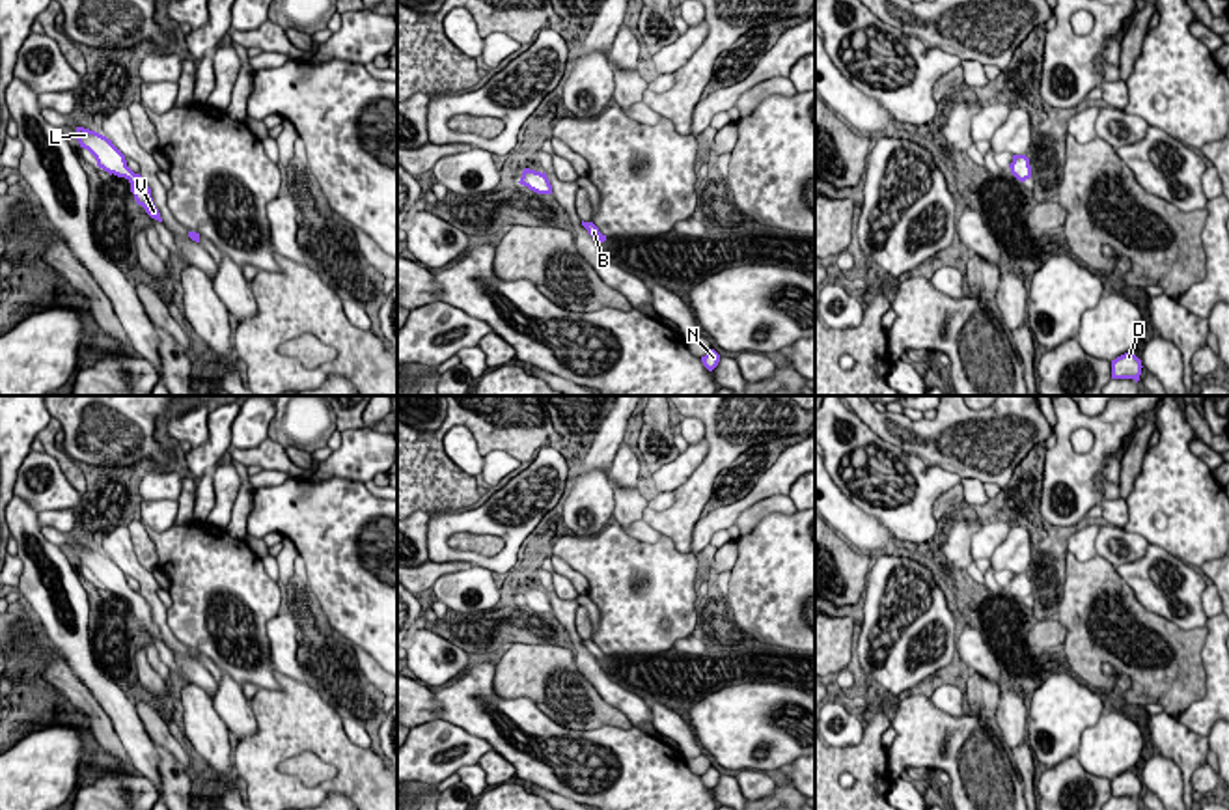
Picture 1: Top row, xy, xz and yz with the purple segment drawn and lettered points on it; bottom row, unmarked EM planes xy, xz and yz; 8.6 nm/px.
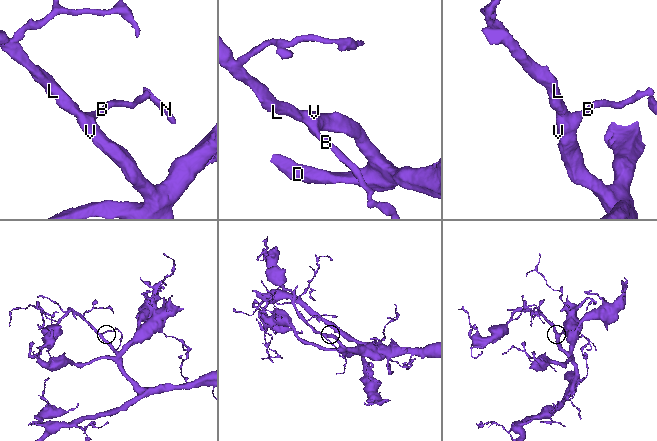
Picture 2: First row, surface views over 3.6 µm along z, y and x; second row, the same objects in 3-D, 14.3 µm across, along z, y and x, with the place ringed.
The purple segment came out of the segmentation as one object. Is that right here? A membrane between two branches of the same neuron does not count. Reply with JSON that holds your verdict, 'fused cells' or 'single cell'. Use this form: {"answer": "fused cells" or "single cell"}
{"answer": "single cell"}

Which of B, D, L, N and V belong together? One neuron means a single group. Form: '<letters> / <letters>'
B D L N V

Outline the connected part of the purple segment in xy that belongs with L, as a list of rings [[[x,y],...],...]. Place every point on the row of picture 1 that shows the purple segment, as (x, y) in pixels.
[[[76,127],[76,140],[80,147],[95,157],[99,168],[110,175],[125,177],[131,183],[131,192],[134,194],[136,203],[142,205],[151,218],[162,222],[160,213],[153,203],[151,189],[140,174],[134,174],[127,166],[125,155],[112,144],[112,140],[84,127]]]

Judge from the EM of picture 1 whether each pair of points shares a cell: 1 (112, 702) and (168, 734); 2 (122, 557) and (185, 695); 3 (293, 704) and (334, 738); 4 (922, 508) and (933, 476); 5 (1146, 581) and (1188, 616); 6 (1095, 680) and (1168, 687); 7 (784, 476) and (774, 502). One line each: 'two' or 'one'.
1: two
2: two
3: one
4: one
5: one
6: one
7: two

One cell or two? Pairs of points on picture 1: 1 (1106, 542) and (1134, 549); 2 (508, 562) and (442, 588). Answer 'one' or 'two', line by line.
1: one
2: two

